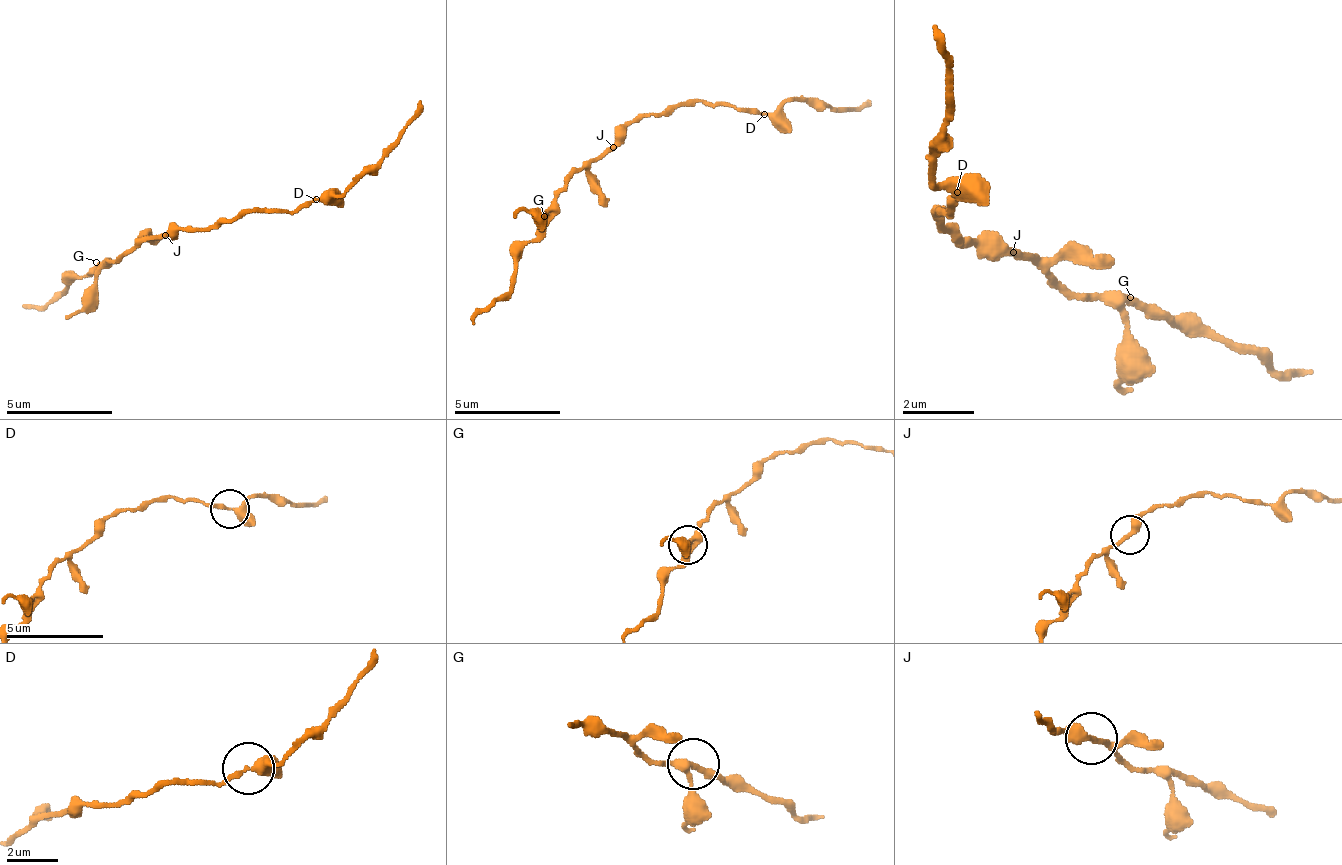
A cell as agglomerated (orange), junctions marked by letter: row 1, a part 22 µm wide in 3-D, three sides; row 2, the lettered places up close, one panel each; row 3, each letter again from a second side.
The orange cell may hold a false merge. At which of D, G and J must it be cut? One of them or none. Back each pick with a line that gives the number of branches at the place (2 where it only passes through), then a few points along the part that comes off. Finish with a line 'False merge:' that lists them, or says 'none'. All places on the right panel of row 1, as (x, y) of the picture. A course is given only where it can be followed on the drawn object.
False merge: none

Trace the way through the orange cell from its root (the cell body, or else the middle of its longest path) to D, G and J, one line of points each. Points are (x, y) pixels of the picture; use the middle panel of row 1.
D: (645, 115), (667, 115), (677, 104), (688, 104), (693, 99), (704, 99), (709, 104), (736, 104), (763, 115)
G: (645, 115), (640, 115), (565, 184), (565, 190), (544, 216)
J: (645, 115), (635, 120), (613, 147)

